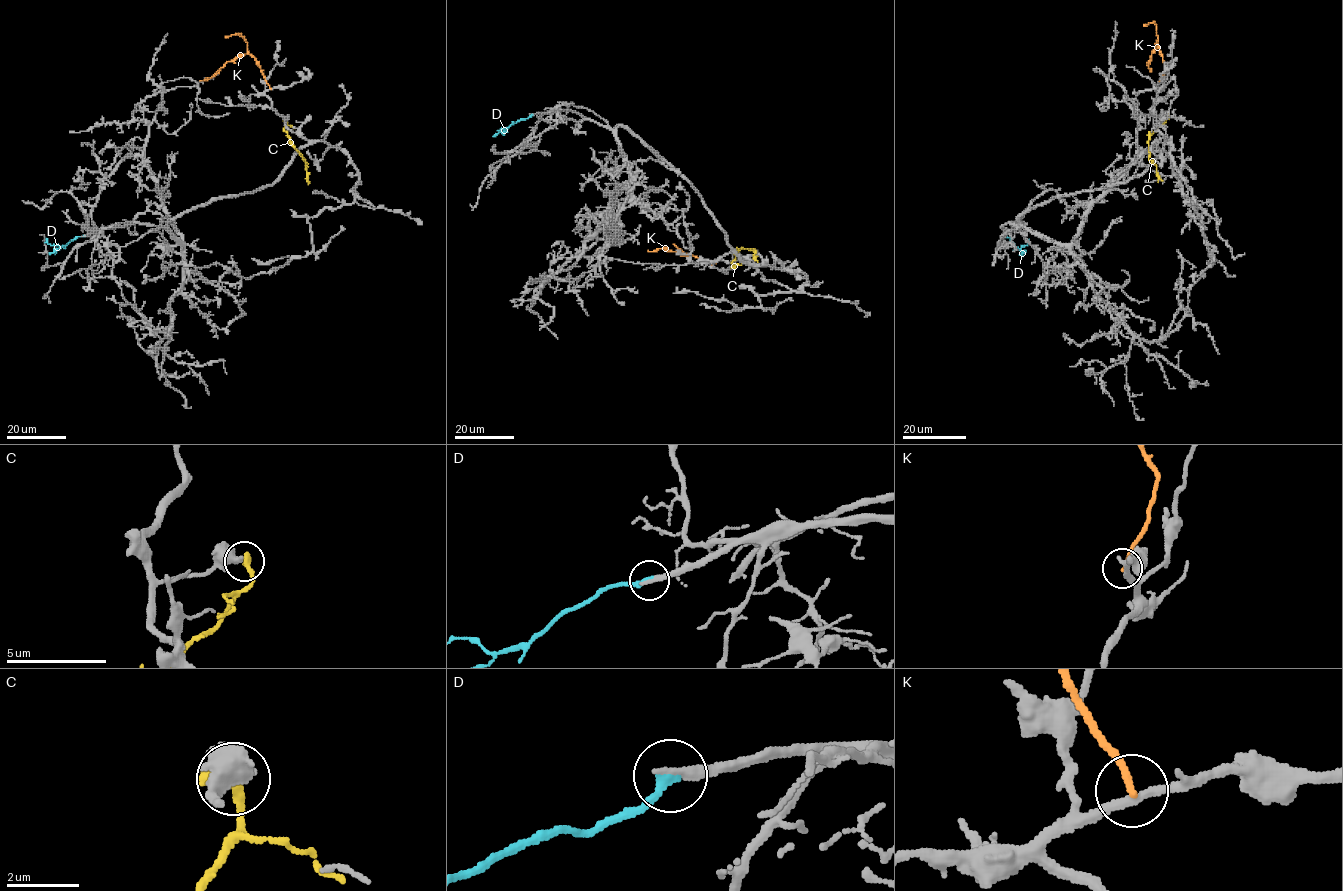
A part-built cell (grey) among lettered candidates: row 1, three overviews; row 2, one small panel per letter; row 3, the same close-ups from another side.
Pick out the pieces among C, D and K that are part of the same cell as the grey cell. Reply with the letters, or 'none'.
D

